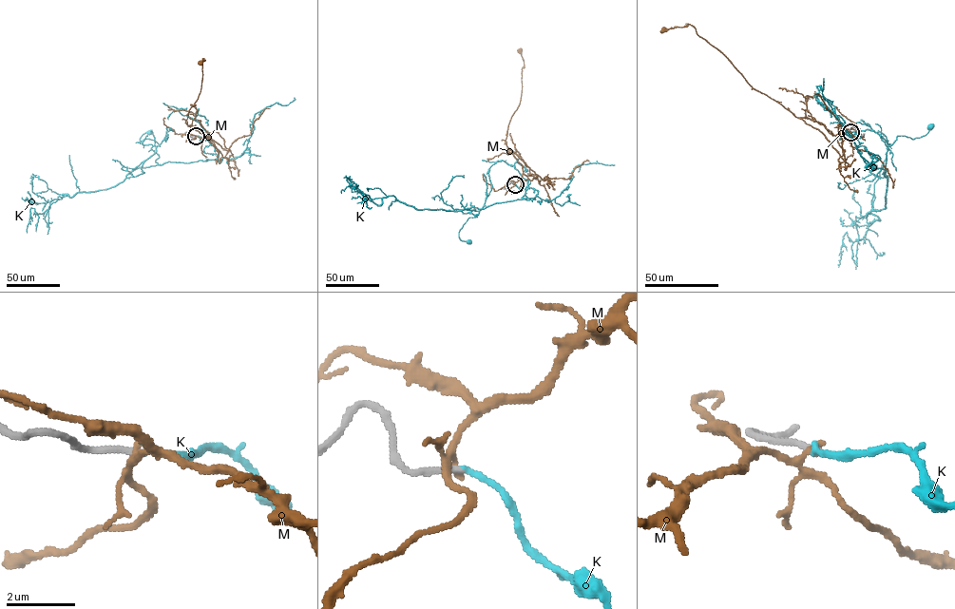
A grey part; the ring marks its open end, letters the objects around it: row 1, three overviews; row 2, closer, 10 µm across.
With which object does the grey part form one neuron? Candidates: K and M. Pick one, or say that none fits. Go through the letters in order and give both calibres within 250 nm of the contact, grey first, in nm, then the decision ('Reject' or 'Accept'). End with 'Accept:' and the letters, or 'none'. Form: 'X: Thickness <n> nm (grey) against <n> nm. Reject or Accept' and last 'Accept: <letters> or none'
K: Thickness 200 nm (grey) against 150 nm. Accept
M: Thickness 200 nm (grey) against 130 nm. Reject
Accept: K

